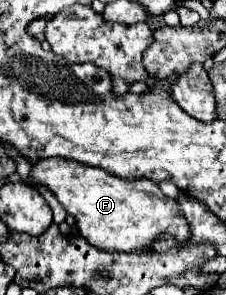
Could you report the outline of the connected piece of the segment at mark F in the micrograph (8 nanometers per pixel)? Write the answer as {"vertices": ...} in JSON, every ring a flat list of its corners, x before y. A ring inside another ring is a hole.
{"vertices":[[61,157,45,159,45,165,33,165,29,179,35,185,47,187,65,207,65,211,75,217,81,235,103,251,145,251,151,247,153,239,159,233,171,233,177,243,185,243,189,237,189,227,185,219,181,219,177,203,173,199,167,199,161,193,159,185,149,179,129,181,117,175,109,175,107,171]]}

